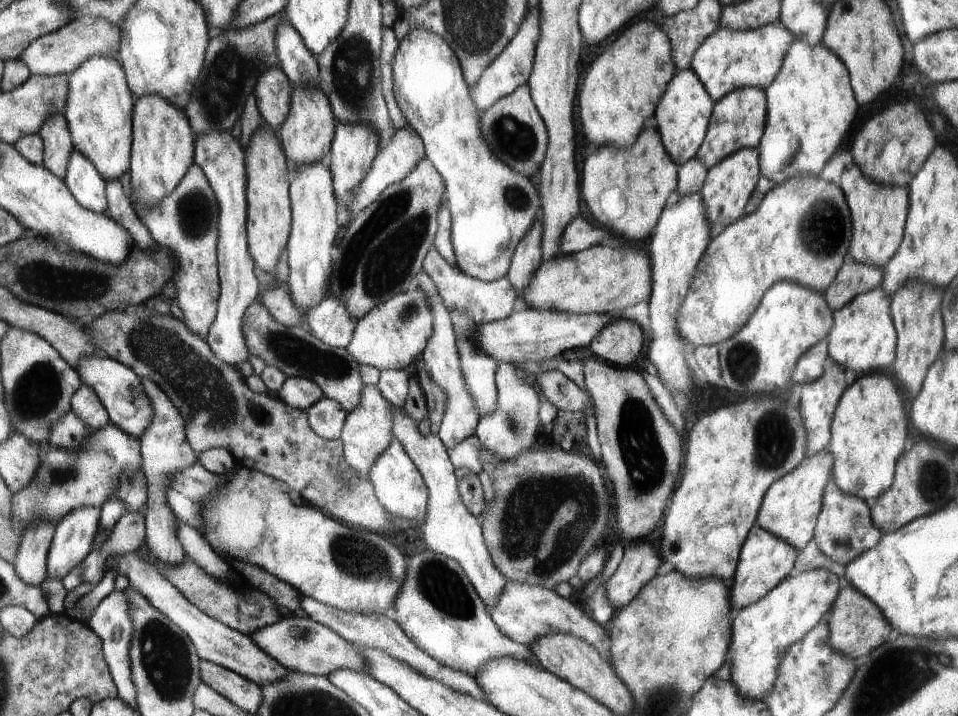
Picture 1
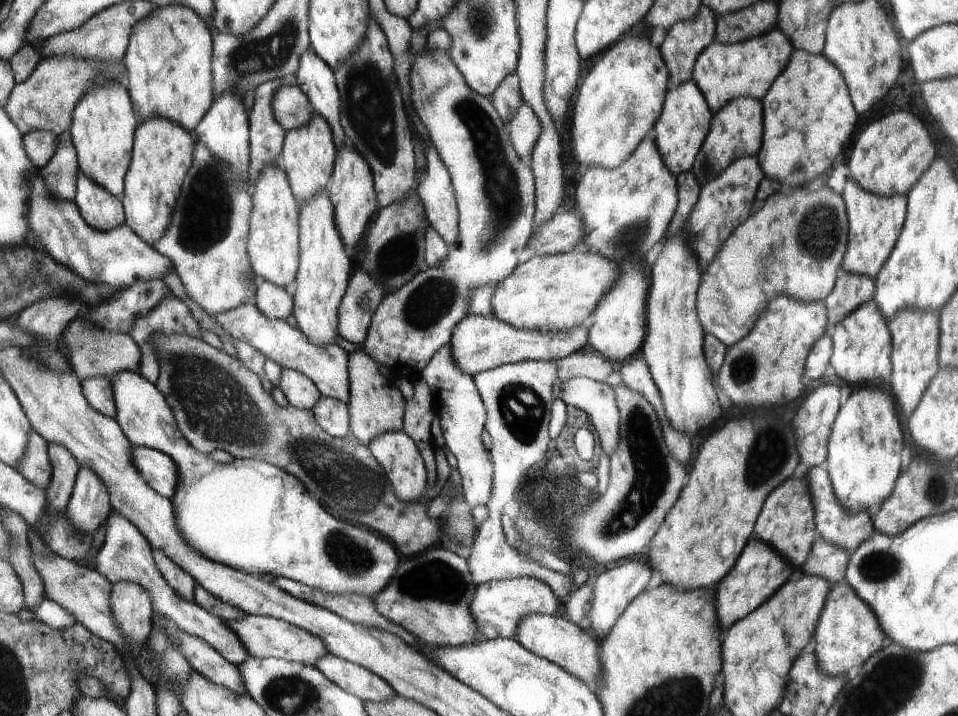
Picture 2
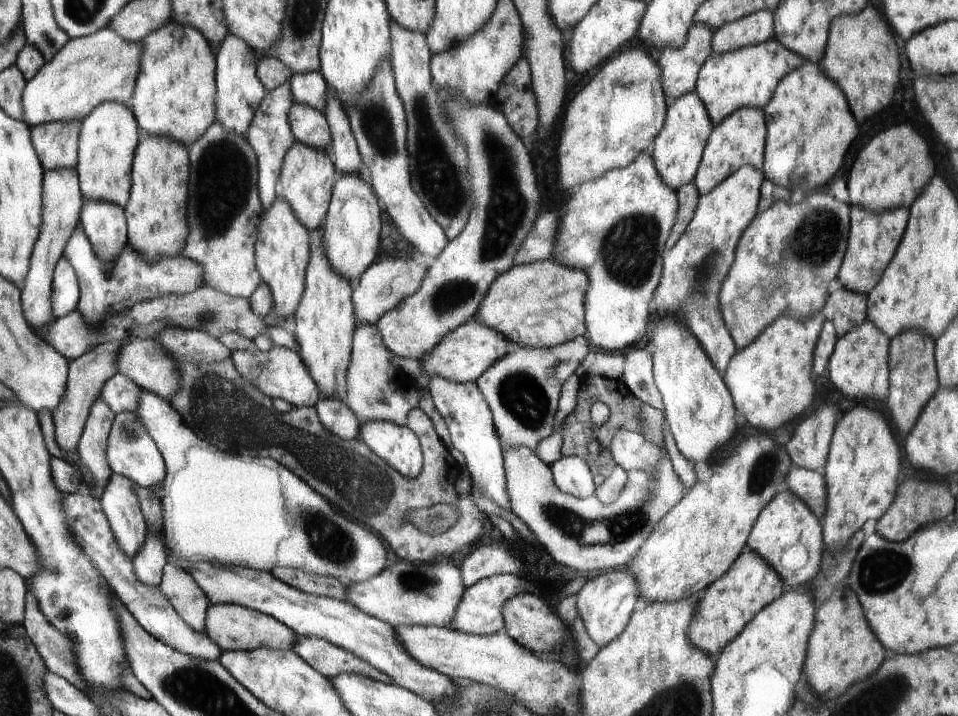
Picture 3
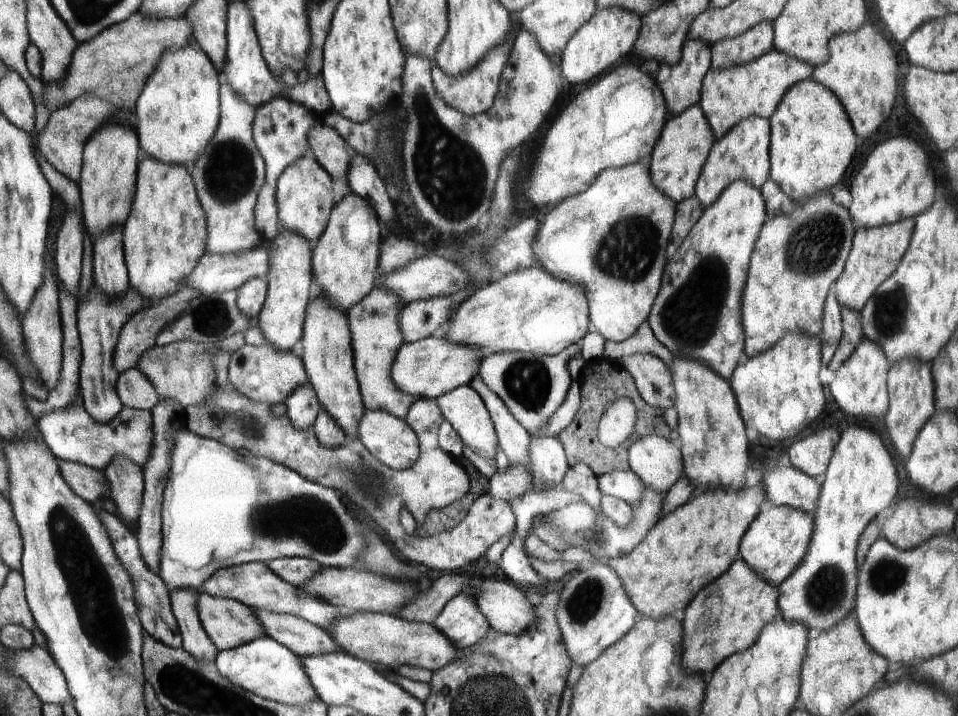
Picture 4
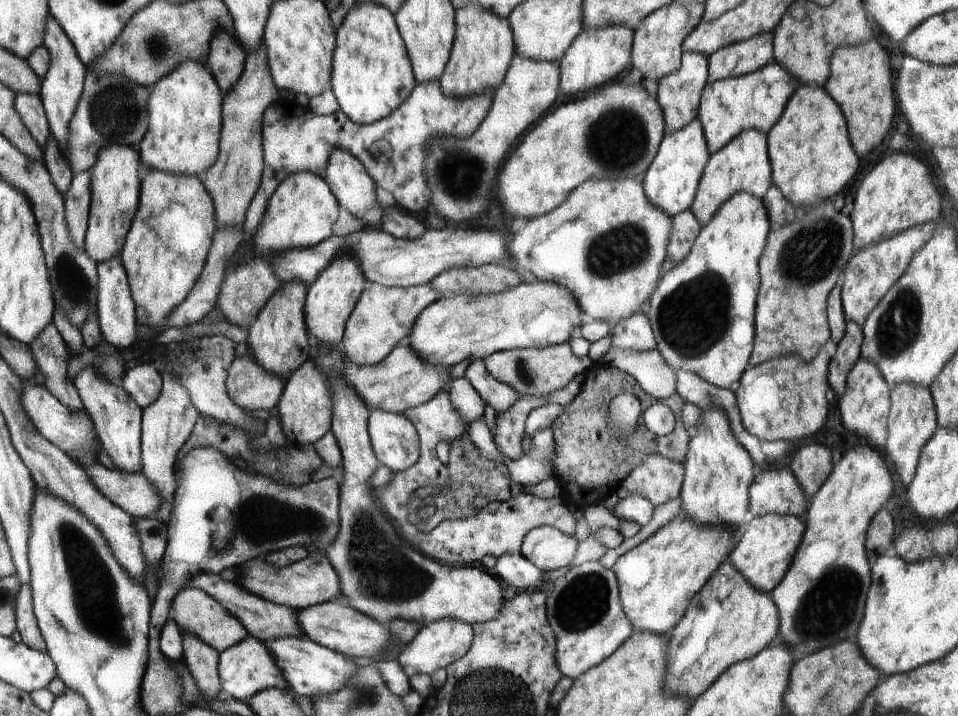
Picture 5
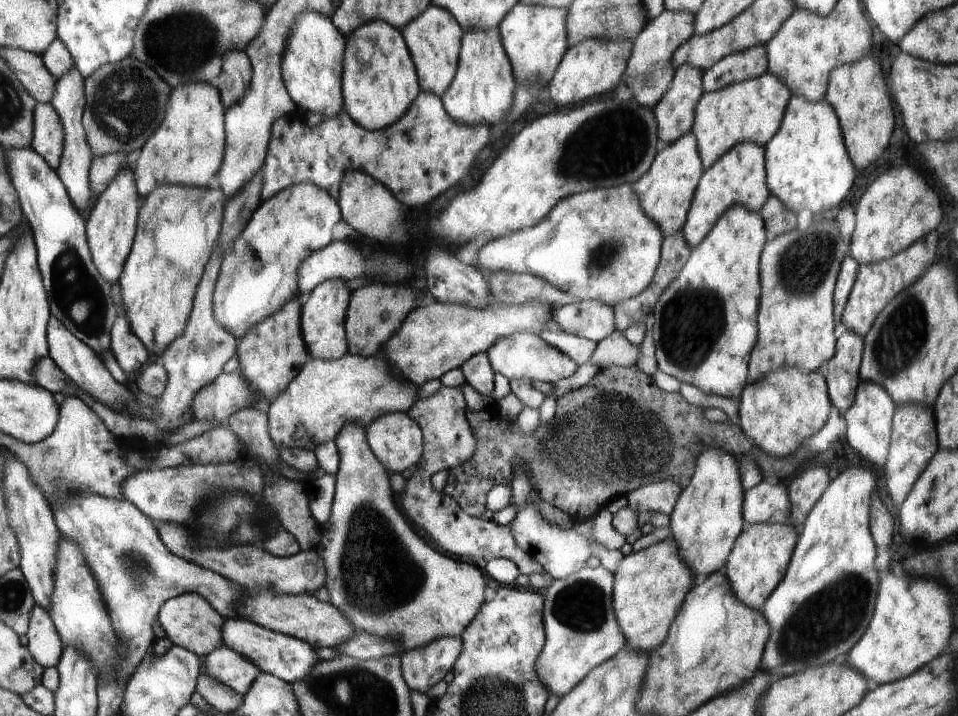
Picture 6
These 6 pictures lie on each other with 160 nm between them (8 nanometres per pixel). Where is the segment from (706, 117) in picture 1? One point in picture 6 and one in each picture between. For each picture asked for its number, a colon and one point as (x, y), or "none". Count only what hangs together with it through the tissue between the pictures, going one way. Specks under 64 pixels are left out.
2: (686, 119)
3: (679, 147)
4: (680, 154)
5: (671, 182)
6: (666, 191)

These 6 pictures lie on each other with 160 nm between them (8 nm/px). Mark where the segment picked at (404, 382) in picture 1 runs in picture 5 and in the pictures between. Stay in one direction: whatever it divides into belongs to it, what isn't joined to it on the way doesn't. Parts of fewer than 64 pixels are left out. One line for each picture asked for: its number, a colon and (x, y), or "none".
2: (462, 414)
3: (469, 419)
4: (462, 407)
5: (464, 398)

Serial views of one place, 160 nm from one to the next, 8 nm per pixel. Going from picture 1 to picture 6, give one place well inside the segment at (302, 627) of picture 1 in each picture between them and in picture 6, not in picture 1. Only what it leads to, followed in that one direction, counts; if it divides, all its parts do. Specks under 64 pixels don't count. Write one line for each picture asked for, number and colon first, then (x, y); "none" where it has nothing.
2: (263, 636)
3: (232, 627)
4: (230, 624)
5: (194, 611)
6: (189, 621)

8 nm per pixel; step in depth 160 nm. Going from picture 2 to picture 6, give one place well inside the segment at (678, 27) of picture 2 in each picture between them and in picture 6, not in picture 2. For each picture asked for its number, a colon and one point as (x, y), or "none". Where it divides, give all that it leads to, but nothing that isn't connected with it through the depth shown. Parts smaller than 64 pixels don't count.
3: (680, 68)
4: (681, 83)
5: (679, 94)
6: (675, 113)

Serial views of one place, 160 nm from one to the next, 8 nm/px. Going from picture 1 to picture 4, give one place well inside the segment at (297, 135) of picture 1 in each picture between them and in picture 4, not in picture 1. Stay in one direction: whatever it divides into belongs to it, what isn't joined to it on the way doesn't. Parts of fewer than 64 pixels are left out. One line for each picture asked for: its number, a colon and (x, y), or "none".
2: (308, 155)
3: (307, 173)
4: (305, 202)

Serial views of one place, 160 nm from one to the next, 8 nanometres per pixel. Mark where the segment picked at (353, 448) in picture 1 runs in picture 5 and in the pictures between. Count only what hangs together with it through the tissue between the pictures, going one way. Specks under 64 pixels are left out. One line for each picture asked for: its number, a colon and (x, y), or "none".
2: (375, 407)
3: (372, 393)
4: (376, 334)
5: (384, 316)

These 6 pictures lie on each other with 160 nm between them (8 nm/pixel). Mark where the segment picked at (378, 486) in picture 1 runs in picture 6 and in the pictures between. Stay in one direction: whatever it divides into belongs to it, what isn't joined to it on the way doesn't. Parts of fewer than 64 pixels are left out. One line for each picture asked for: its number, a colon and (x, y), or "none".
2: (398, 455)
3: (397, 445)
4: (391, 439)
5: (394, 439)
6: (396, 439)

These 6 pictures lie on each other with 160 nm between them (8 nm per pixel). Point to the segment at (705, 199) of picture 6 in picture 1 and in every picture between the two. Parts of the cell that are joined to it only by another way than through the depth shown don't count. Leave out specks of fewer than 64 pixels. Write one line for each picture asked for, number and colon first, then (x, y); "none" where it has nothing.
1: (738, 121)
2: (736, 130)
3: (740, 140)
4: (744, 153)
5: (744, 164)

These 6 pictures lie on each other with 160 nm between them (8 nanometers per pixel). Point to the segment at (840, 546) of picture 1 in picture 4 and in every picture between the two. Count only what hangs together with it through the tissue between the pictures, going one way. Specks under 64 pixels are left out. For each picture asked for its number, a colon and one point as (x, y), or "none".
2: (833, 523)
3: (810, 486)
4: (786, 485)

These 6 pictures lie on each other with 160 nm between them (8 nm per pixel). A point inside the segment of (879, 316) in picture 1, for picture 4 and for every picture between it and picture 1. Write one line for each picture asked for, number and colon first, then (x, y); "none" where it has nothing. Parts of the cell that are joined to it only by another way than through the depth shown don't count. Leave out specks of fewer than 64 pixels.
2: (862, 346)
3: (859, 364)
4: (860, 385)

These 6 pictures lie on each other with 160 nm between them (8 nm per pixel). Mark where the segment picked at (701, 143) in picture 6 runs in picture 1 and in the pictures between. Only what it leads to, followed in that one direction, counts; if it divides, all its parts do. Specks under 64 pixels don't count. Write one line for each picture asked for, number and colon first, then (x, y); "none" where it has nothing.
1: (733, 59)
2: (727, 71)
3: (745, 78)
4: (732, 94)
5: (757, 100)

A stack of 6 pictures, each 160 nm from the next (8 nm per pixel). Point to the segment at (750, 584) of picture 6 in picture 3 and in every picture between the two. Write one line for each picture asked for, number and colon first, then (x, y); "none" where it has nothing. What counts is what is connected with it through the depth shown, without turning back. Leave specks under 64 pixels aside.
3: (789, 537)
4: (775, 544)
5: (765, 550)

